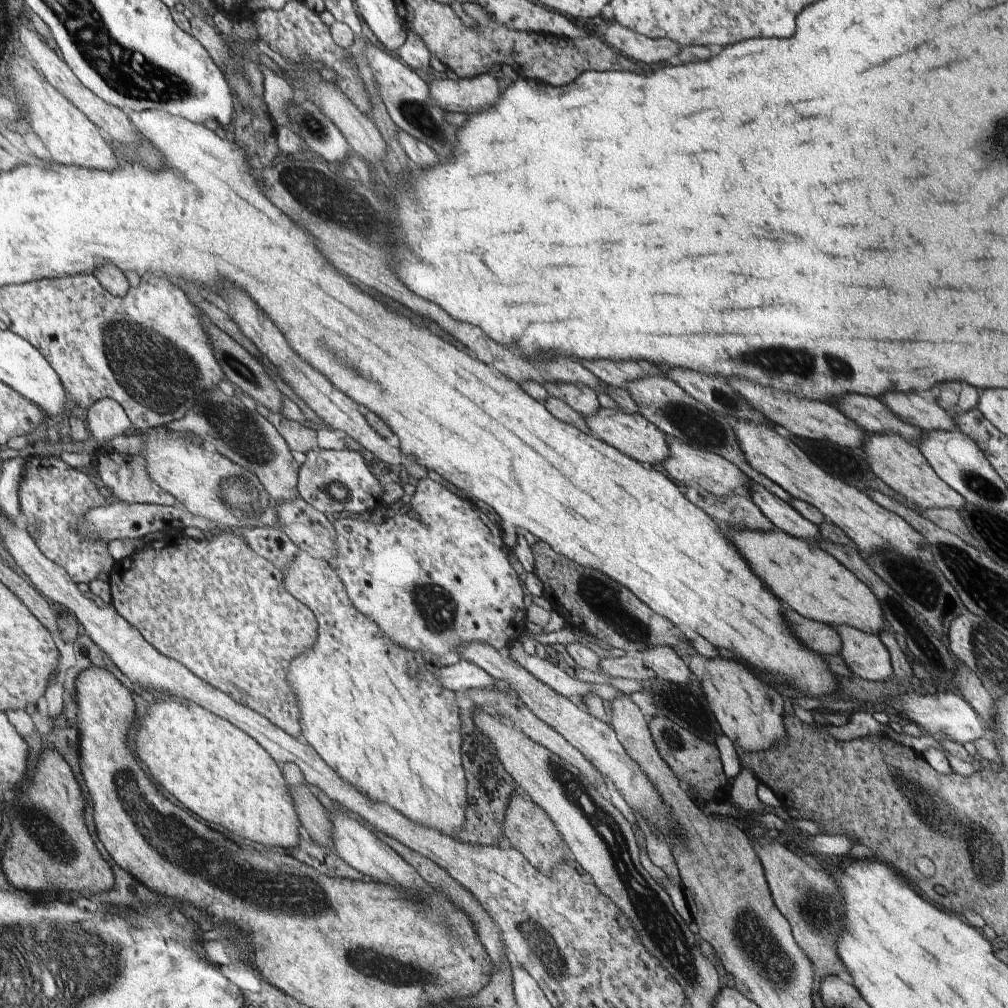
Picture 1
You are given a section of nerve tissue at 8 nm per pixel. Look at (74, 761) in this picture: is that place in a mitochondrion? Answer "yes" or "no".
no

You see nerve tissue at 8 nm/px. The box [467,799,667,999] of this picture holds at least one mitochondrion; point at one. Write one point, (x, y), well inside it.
(539, 942)

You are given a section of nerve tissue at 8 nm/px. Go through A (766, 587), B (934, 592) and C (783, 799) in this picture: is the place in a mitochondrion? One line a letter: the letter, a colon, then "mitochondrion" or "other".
A: other
B: other
C: other

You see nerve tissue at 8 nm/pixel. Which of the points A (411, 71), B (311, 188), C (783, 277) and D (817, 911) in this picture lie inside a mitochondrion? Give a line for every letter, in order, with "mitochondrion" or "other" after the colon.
A: other
B: mitochondrion
C: other
D: mitochondrion

